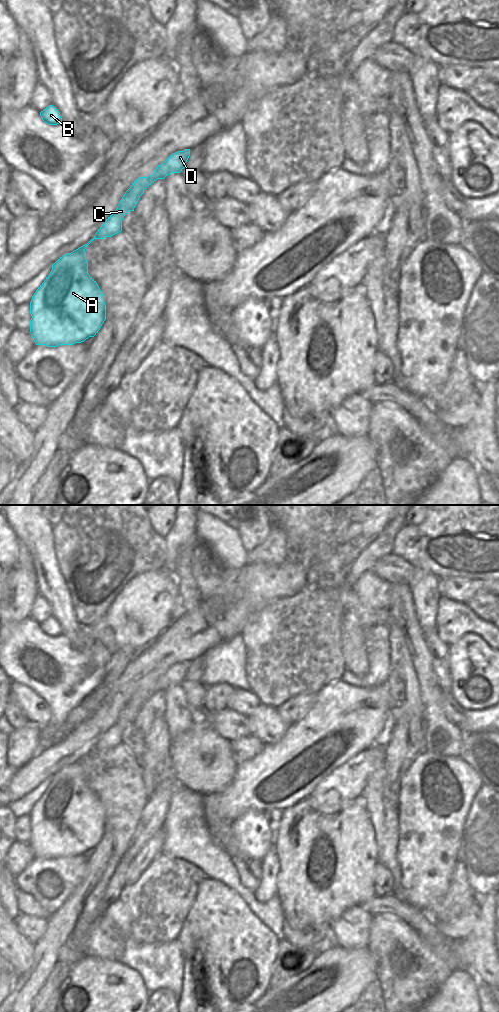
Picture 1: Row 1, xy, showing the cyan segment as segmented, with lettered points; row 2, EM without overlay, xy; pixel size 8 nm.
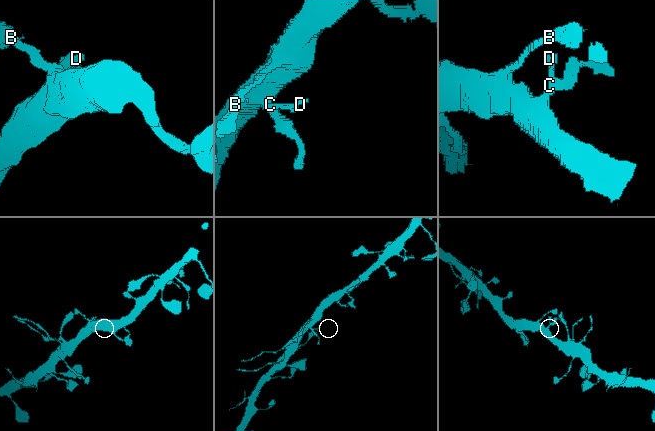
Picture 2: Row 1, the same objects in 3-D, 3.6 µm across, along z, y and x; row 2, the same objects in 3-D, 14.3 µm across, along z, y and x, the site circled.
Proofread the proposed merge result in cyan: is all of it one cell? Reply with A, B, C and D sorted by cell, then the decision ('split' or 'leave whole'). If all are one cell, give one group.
A B C D; leave whole

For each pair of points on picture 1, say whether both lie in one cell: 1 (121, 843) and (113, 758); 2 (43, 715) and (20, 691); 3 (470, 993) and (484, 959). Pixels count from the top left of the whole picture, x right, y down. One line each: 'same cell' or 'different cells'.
1: same cell
2: same cell
3: different cells

